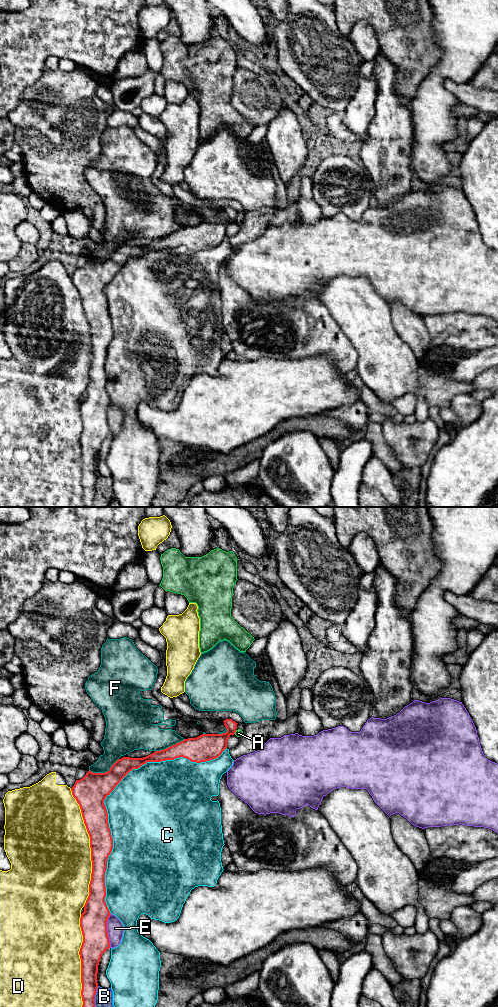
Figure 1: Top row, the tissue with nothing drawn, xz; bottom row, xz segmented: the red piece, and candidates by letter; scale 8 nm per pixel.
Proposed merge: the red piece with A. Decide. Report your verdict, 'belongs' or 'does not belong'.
does not belong

